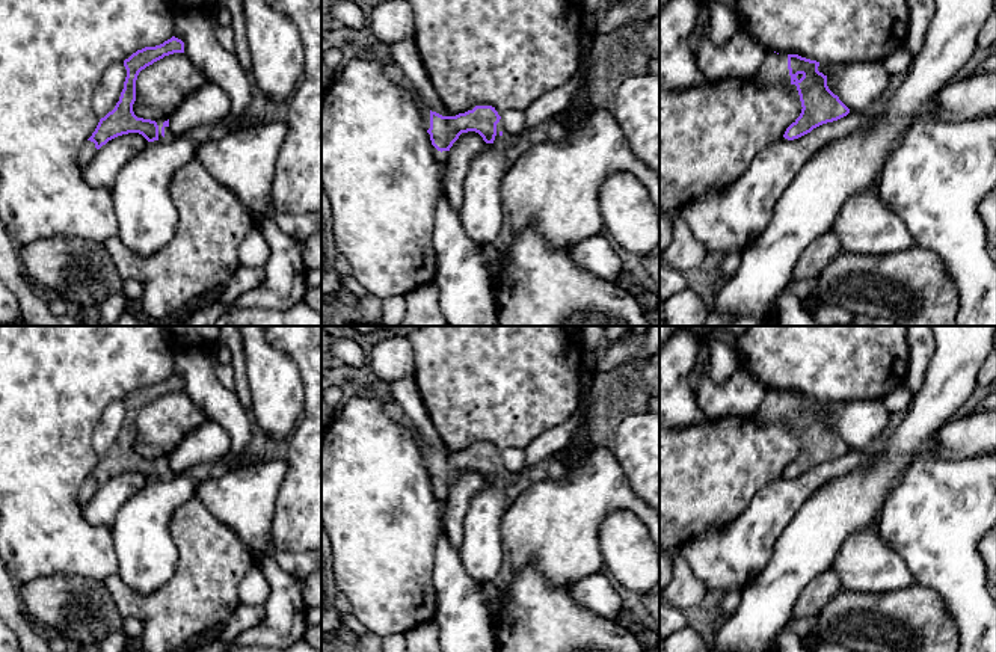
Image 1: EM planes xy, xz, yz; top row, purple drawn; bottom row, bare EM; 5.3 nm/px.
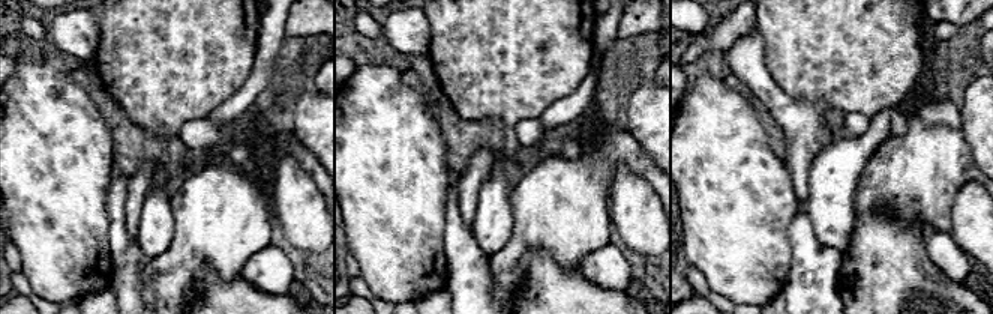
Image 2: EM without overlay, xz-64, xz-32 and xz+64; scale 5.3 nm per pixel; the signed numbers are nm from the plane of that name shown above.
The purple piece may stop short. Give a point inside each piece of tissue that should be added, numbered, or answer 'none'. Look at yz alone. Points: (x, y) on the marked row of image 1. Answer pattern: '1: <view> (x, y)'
1: yz (774, 70)

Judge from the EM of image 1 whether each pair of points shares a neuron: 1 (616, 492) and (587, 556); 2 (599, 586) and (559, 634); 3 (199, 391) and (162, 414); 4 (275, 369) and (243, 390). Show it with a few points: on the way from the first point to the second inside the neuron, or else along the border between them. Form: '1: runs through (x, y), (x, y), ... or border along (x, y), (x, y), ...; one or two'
1: runs through (601, 507), (587, 521), (587, 541); one
2: border along (569, 587), (583, 607), (616, 621); two
3: border along (183, 391), (209, 418); two
4: border along (243, 352), (251, 396), (249, 409); two

